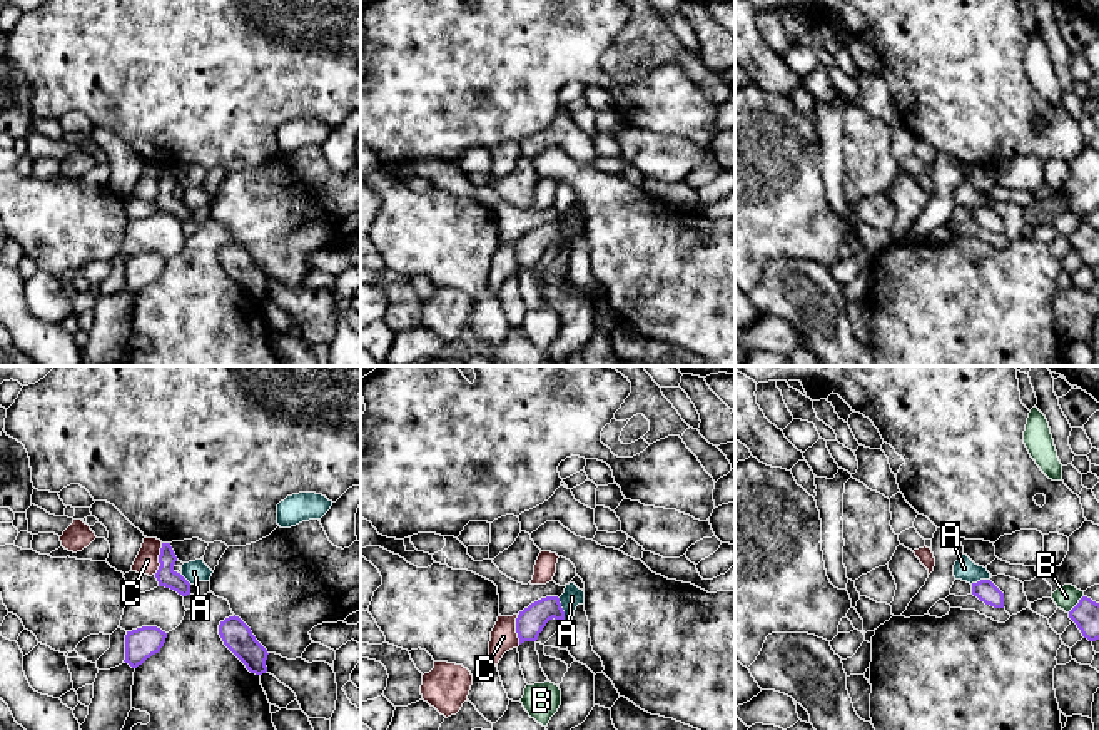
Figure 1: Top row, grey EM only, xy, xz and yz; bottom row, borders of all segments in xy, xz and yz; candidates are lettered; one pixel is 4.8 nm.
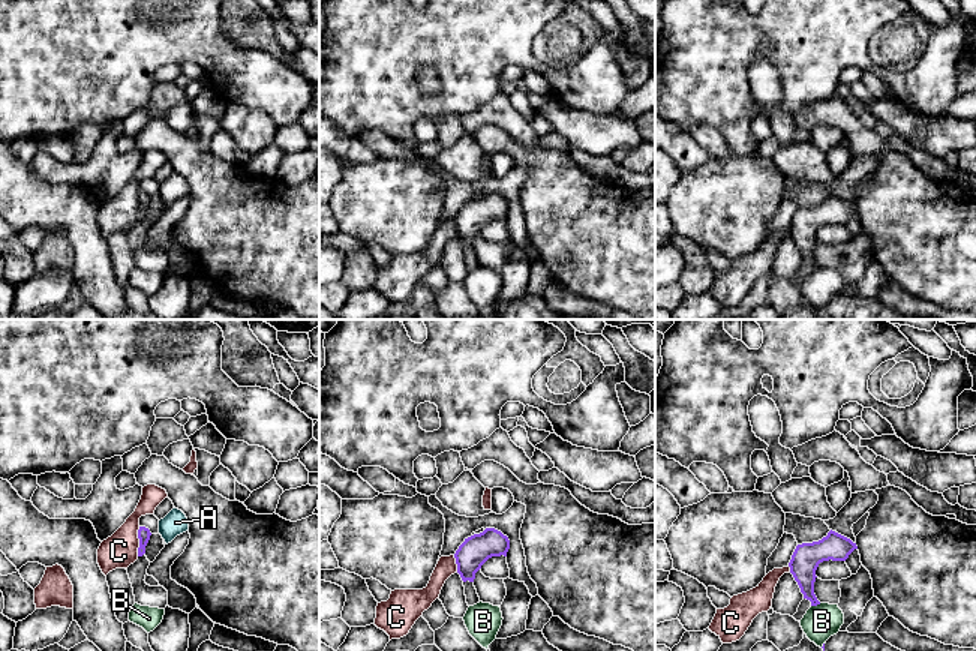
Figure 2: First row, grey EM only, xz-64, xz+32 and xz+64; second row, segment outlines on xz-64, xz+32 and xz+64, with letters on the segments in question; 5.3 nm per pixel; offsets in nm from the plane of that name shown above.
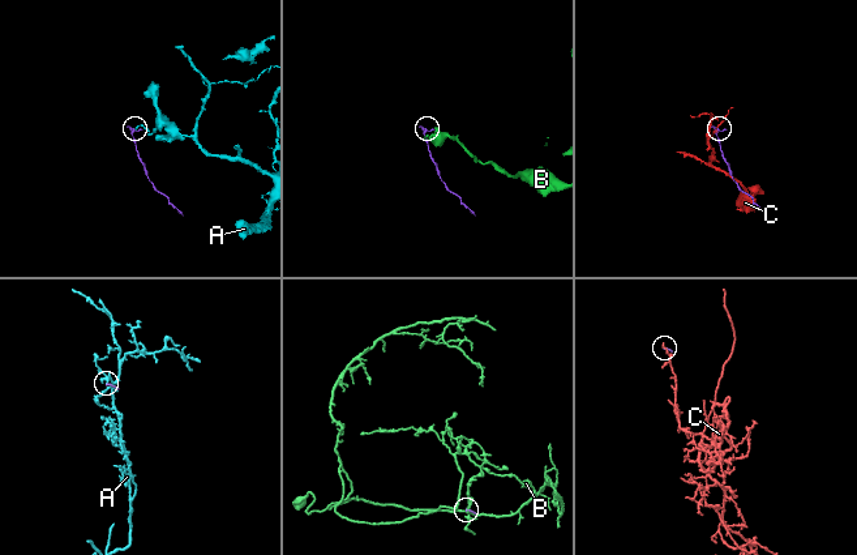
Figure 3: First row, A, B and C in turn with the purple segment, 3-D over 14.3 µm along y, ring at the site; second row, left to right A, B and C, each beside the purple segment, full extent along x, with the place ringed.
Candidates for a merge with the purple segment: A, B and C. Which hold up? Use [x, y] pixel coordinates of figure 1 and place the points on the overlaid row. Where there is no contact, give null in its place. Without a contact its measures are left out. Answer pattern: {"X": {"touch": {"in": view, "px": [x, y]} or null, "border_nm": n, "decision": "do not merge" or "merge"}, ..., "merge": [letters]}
{"A": {"touch": {"in": "xz", "px": [562, 610]}, "border_nm": 120, "decision": "do not merge"}, "B": {"touch": {"in": "yz", "px": [1078, 603]}, "border_nm": 120, "decision": "do not merge"}, "C": {"touch": {"in": "xy", "px": [159, 558]}, "border_nm": 160, "decision": "do not merge"}, "merge": []}

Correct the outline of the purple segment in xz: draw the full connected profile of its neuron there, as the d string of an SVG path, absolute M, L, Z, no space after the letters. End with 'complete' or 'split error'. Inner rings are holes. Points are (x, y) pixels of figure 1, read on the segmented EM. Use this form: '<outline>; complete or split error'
M546 596L519 611L516 618L516 633L519 645L524 641L536 641L550 620L565 621L565 611L558 596Z; complete

